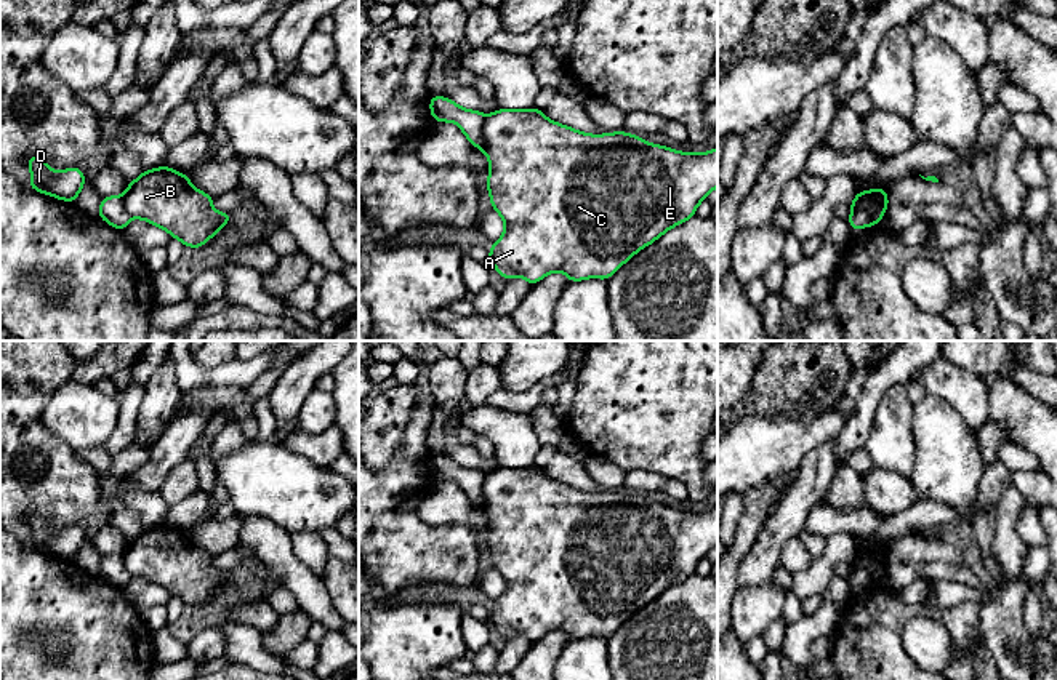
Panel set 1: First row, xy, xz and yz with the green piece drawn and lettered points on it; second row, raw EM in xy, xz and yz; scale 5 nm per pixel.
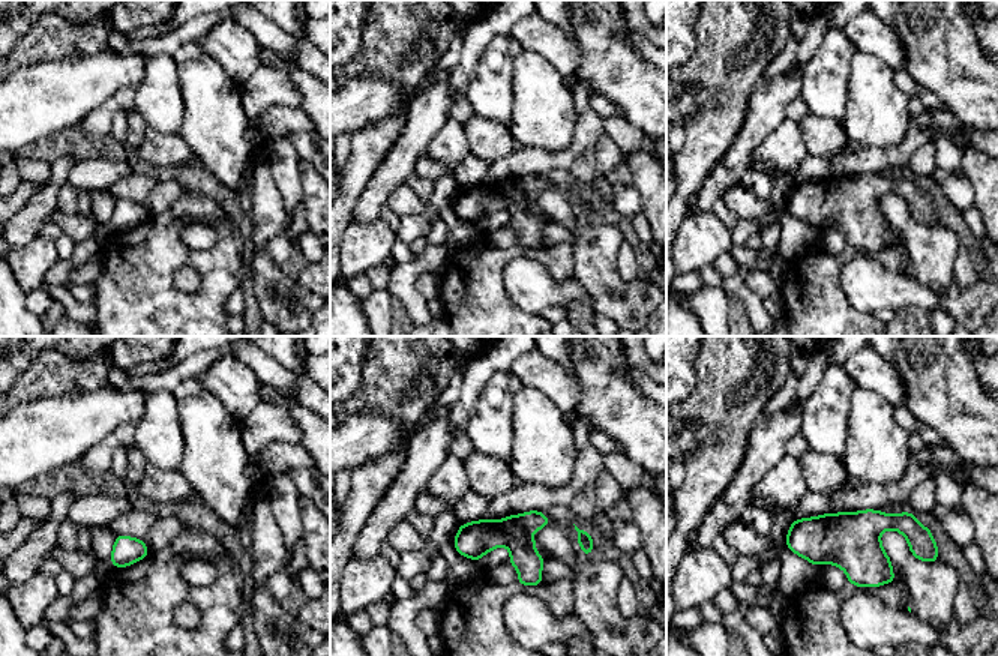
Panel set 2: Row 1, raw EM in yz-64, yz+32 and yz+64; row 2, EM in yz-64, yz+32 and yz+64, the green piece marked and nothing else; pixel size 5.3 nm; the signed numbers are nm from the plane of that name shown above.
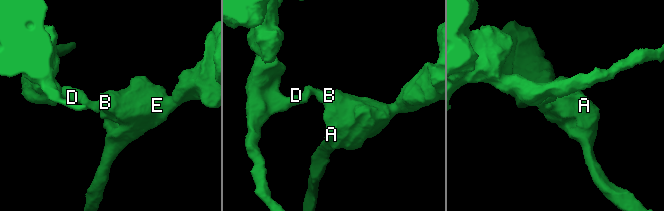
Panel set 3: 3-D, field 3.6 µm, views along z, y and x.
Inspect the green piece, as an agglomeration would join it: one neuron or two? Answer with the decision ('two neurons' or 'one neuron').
two neurons

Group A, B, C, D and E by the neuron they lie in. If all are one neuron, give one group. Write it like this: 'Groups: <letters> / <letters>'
Groups: A B C E / D

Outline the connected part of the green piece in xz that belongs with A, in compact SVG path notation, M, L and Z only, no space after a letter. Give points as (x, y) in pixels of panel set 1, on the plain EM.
M537 466L498 467L485 474L482 491L482 509L490 520L487 547L492 566L504 579L504 590L492 602L488 621L503 637L519 634L530 645L553 630L565 632L569 640L609 638L644 605L693 576L697 565L717 546L717 506L690 512L625 490L588 493L546 477Z

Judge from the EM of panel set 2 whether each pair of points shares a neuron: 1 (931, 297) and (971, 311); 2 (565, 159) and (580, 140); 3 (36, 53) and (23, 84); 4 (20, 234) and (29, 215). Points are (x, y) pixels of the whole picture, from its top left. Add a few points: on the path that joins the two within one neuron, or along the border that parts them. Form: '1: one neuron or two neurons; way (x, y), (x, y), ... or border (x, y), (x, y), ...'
1: two neurons; border (913, 276), (937, 294), (937, 308)
2: one neuron; way (569, 155), (580, 144)
3: two neurons; border (66, 57), (26, 63), (15, 71)
4: one neuron; way (20, 230), (29, 219)

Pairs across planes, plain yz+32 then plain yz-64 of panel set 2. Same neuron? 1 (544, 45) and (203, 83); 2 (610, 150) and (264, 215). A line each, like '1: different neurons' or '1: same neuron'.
1: different neurons
2: same neuron

